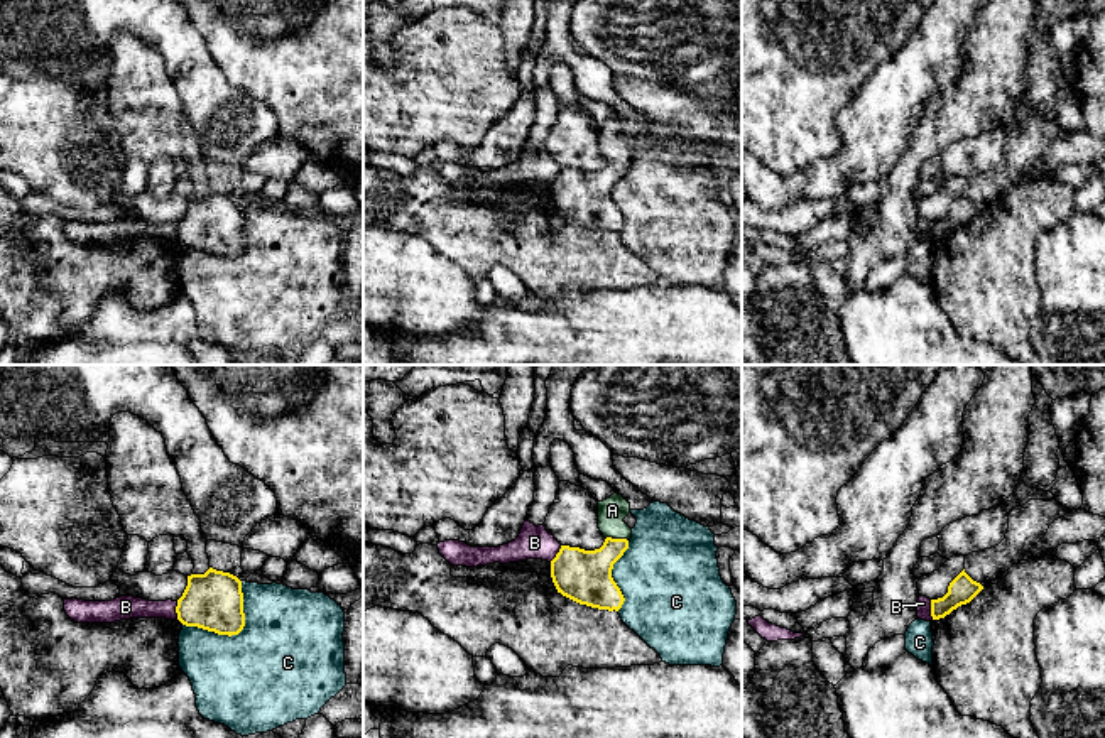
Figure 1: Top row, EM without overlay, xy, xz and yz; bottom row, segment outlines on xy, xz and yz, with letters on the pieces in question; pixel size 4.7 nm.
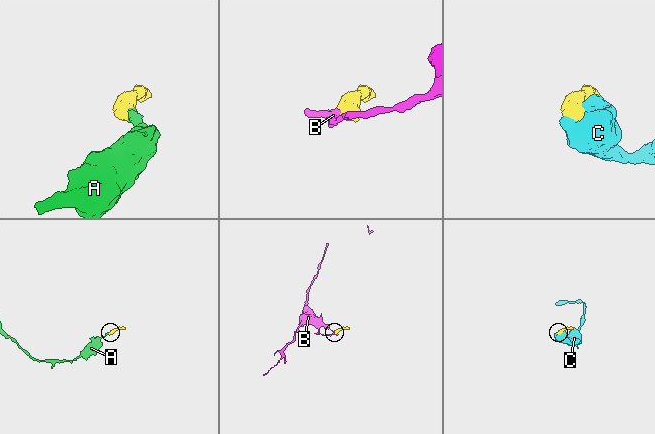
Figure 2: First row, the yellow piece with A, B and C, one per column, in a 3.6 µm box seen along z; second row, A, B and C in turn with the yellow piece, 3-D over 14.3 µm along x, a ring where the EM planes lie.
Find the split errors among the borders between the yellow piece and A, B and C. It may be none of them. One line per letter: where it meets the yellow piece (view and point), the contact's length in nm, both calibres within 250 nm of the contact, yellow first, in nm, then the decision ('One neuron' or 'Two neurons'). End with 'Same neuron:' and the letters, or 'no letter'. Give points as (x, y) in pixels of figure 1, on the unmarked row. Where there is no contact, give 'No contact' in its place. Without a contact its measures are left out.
A: Touches yellow at xz (617, 161). Shared border 120 nm. Thickness 260 nm (yellow) against 130 nm. One neuron
B: Touches yellow at yz (931, 232). Shared border 100 nm. Thickness 140 nm (yellow) against 60 nm. Two neurons
C: Touches yellow at xy (235, 255). Shared border 360 nm. Thickness 280 nm (yellow) against 480 nm. Two neurons
Same neuron: A

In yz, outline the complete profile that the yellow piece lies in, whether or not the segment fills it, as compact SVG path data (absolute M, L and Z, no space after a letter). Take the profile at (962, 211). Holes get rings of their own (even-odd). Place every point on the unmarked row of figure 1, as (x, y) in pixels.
M965 191L950 204L948 214L943 220L931 221L933 241L944 240L961 226L970 225L983 208L973 203Z

